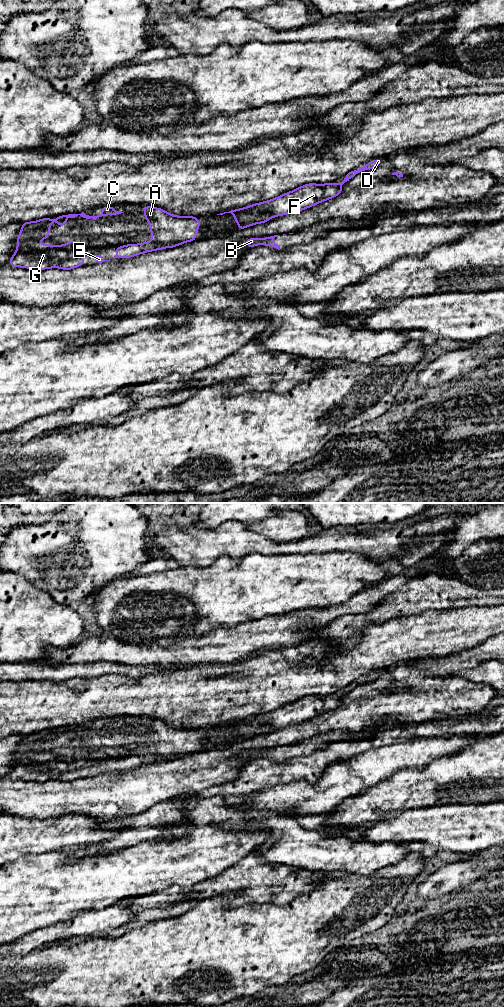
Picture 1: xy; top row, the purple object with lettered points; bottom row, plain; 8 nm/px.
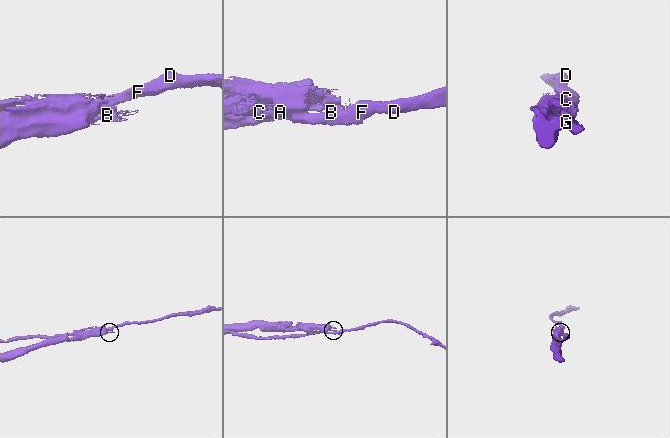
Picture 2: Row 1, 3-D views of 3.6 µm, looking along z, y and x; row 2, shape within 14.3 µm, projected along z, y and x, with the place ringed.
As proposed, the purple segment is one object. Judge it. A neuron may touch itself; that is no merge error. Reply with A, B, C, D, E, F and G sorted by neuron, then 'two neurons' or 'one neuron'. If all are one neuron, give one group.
A B C E G / D F | two neurons

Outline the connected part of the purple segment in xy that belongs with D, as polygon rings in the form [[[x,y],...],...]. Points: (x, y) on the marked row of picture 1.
[[[374,159],[368,164],[348,172],[341,183],[305,184],[274,199],[217,215],[231,213],[238,224],[239,230],[254,224],[266,223],[273,217],[299,212],[328,199],[339,196],[342,193],[342,185],[345,182],[352,179],[358,173],[379,166],[382,162],[382,159]]]

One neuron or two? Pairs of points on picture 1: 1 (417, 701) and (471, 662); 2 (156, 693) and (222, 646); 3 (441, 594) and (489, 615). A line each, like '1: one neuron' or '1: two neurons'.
1: one neuron
2: two neurons
3: two neurons

